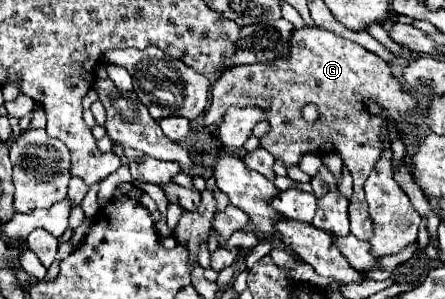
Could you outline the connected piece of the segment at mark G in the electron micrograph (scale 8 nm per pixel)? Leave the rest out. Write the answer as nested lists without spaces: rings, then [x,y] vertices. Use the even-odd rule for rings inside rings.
[[[320,26],[294,30],[290,54],[288,58],[280,58],[280,62],[234,66],[228,74],[222,74],[212,86],[212,106],[204,116],[204,124],[218,124],[228,106],[266,108],[266,120],[272,130],[262,138],[262,148],[266,148],[274,158],[280,158],[286,168],[300,166],[304,154],[326,154],[334,150],[340,154],[344,166],[354,178],[348,216],[350,232],[358,240],[372,238],[372,218],[368,218],[364,182],[372,172],[376,158],[380,158],[380,150],[384,150],[384,140],[390,142],[388,124],[392,124],[398,134],[404,132],[414,140],[422,138],[416,124],[404,122],[404,116],[418,114],[418,100],[402,88],[390,66],[360,44]],[[370,100],[382,108],[384,118],[368,112]],[[306,104],[316,104],[320,108],[320,122],[304,122],[302,108]]]

